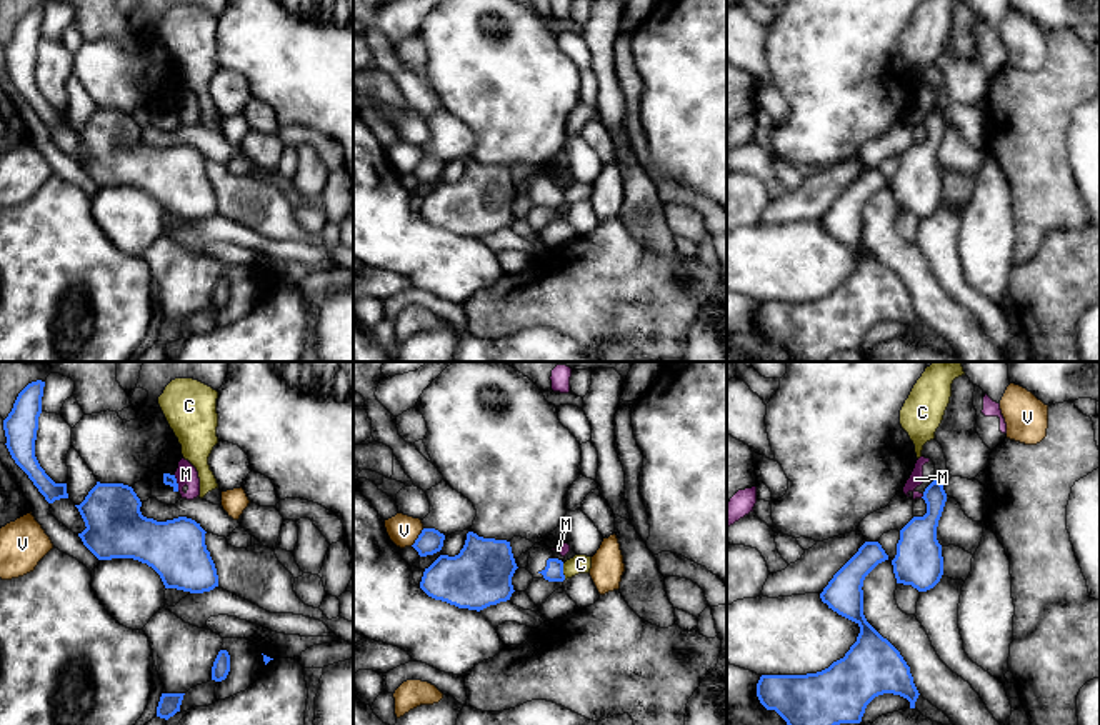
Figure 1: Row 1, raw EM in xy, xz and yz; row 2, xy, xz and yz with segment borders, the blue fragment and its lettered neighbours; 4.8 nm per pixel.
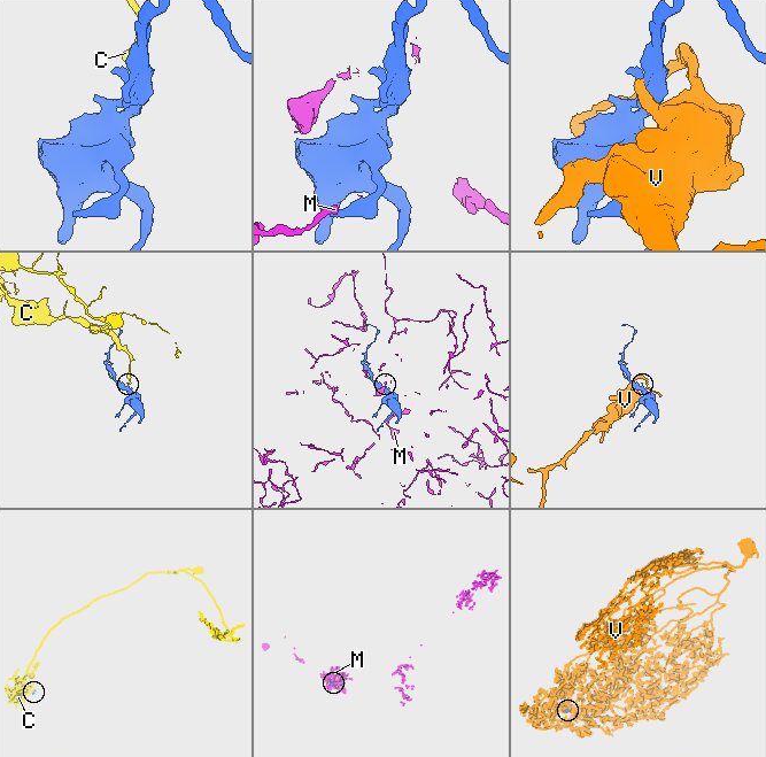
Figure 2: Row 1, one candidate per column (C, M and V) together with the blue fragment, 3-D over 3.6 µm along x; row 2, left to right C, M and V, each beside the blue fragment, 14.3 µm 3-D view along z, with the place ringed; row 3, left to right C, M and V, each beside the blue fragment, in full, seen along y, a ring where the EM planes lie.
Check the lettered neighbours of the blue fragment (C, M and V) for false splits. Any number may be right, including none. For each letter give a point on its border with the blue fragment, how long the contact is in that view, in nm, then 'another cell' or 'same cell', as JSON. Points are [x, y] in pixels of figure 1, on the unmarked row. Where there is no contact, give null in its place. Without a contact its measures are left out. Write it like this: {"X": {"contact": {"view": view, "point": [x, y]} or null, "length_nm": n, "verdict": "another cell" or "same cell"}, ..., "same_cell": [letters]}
{"C": {"contact": {"view": "xz", "point": [562, 199]}, "length_nm": 80, "verdict": "another cell"}, "M": {"contact": {"view": "xy", "point": [177, 110]}, "length_nm": 80, "verdict": "another cell"}, "V": {"contact": {"view": "xz", "point": [419, 164]}, "length_nm": 110, "verdict": "another cell"}, "same_cell": []}

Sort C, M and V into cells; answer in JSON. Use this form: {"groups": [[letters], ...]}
{"groups": [["C"], ["M"], ["V"]]}

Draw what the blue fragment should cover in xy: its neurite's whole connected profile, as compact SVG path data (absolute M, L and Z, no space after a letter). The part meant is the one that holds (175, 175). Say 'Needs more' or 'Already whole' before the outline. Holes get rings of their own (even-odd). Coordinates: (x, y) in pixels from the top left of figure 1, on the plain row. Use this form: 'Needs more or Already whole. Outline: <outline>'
Already whole. Outline: M100 110L88 118L80 132L75 132L85 148L85 157L78 160L83 172L98 185L133 185L152 193L162 205L165 215L177 215L190 220L203 220L218 213L218 202L210 178L205 172L205 157L192 145L178 143L157 148L142 142L142 128L132 113L123 110Z

